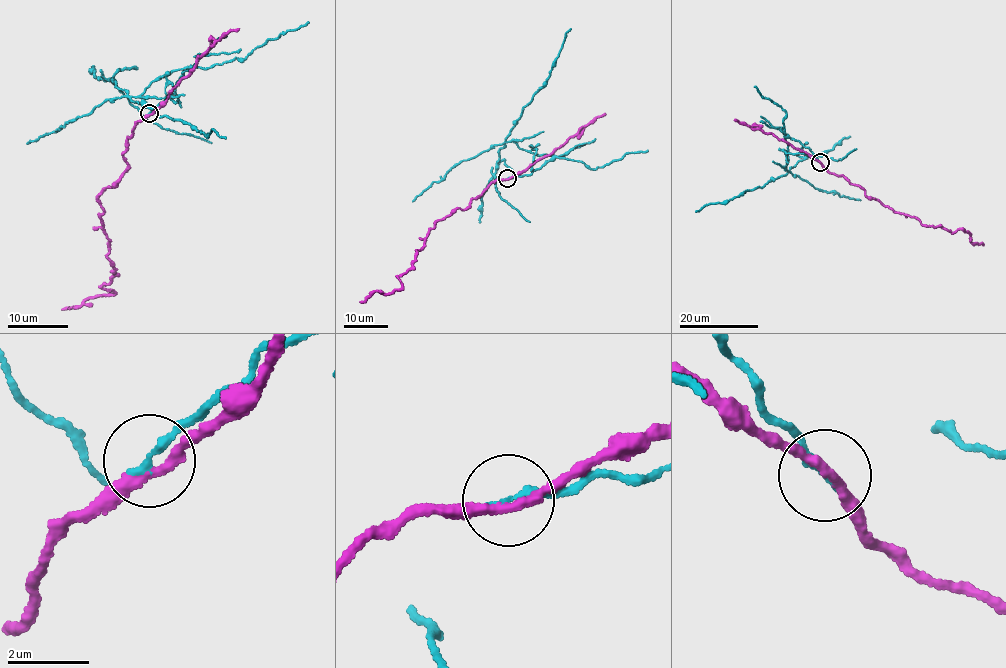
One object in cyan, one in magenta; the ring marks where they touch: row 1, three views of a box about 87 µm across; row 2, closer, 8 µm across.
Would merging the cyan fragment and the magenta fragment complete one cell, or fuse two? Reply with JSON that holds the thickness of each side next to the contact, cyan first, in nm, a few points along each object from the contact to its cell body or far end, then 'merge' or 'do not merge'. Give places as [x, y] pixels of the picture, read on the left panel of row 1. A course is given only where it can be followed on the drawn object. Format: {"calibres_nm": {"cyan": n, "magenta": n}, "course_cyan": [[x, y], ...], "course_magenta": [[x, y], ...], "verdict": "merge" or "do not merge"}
{"calibres_nm": {"cyan": 240, "magenta": 240}, "course_cyan": [[149, 113], [173, 94], [189, 67], [171, 70], [130, 99], [206, 136], [211, 129], [226, 139]], "course_magenta": [[149, 114], [136, 122], [128, 138], [123, 175], [98, 199], [114, 273], [101, 287], [113, 294], [62, 309]], "verdict": "do not merge"}

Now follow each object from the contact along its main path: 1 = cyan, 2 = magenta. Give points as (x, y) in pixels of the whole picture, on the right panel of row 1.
1: (820, 162), (798, 140), (785, 137), (787, 173), (696, 212)
2: (820, 163), (895, 212), (952, 233), (962, 230), (974, 244), (984, 245)

